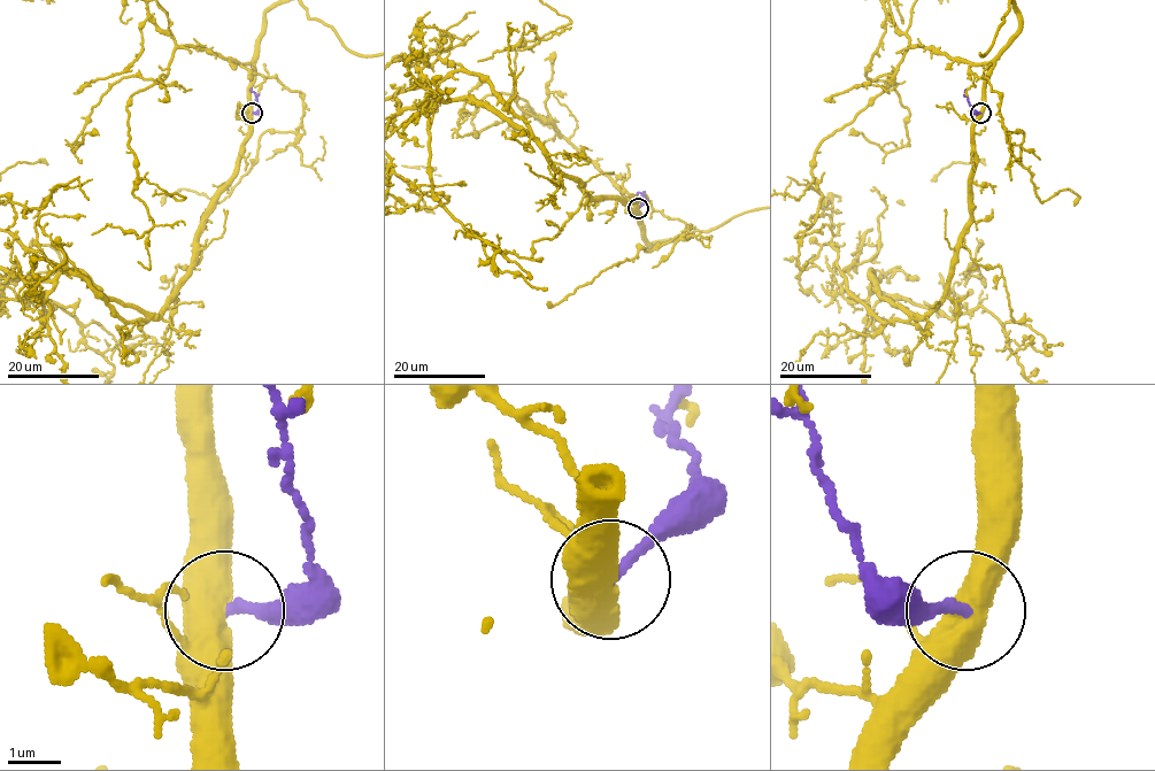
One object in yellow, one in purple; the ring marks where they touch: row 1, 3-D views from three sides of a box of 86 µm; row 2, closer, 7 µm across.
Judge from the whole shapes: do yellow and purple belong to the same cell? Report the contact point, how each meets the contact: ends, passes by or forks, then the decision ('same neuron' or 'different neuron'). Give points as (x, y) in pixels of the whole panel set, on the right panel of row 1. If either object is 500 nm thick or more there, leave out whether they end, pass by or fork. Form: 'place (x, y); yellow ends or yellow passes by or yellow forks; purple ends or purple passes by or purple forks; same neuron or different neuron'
place (980, 113); different neuron

